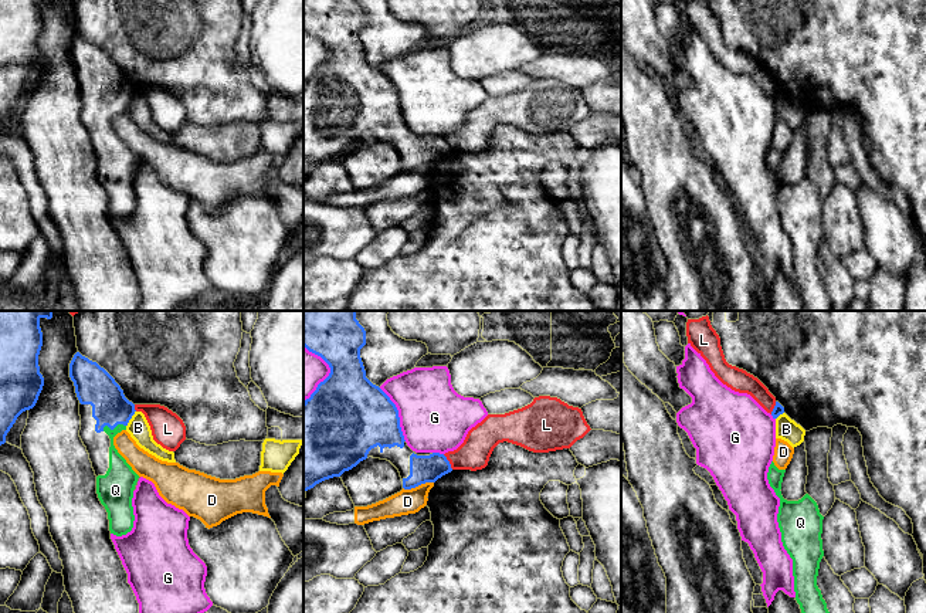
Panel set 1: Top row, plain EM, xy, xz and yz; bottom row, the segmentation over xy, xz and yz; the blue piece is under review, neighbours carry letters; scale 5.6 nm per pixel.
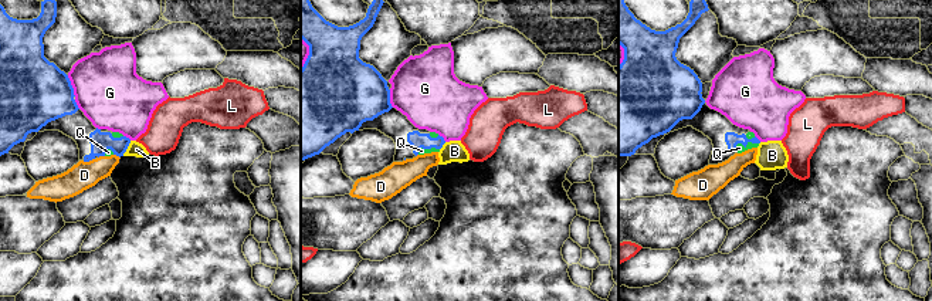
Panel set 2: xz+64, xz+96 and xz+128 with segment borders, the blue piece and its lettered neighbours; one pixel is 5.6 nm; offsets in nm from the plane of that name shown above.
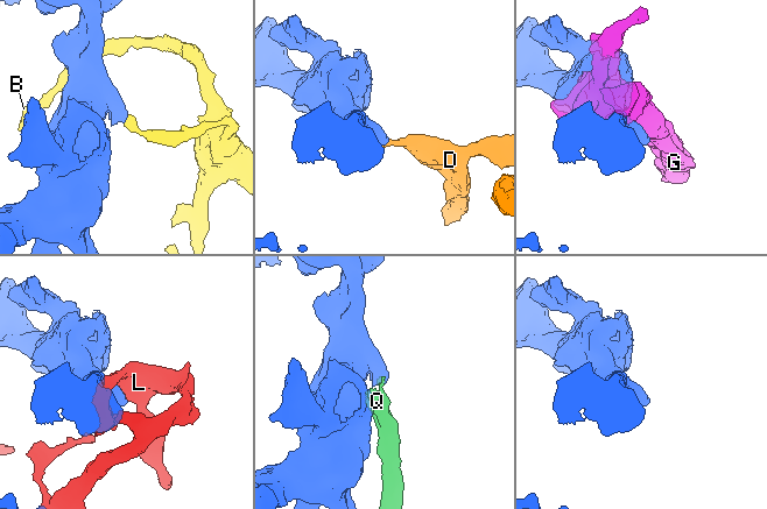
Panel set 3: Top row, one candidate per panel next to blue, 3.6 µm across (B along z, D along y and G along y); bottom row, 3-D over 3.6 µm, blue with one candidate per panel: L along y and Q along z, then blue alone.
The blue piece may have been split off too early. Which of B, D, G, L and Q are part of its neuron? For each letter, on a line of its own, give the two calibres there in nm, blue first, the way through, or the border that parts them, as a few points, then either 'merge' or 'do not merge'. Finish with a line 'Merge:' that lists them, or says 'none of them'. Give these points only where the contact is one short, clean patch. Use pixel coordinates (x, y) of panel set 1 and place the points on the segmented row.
B: calibres 200 and 120 nm; border xy (135, 410), (126, 426); do not merge
D: calibres 160 and 140 nm; border xz (433, 481), (403, 488); do not merge
G: calibres 420 and 380 nm; do not merge
L: calibres 160 and 180 nm; do not merge
Q: calibres 200 and 140 nm; merge
Merge: Q

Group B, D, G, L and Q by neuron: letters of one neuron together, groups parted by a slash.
B / D / G / L / Q

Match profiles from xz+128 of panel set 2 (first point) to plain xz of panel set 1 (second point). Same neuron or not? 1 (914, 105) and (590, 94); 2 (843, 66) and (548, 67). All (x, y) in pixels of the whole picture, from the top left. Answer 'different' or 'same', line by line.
1: same
2: different

